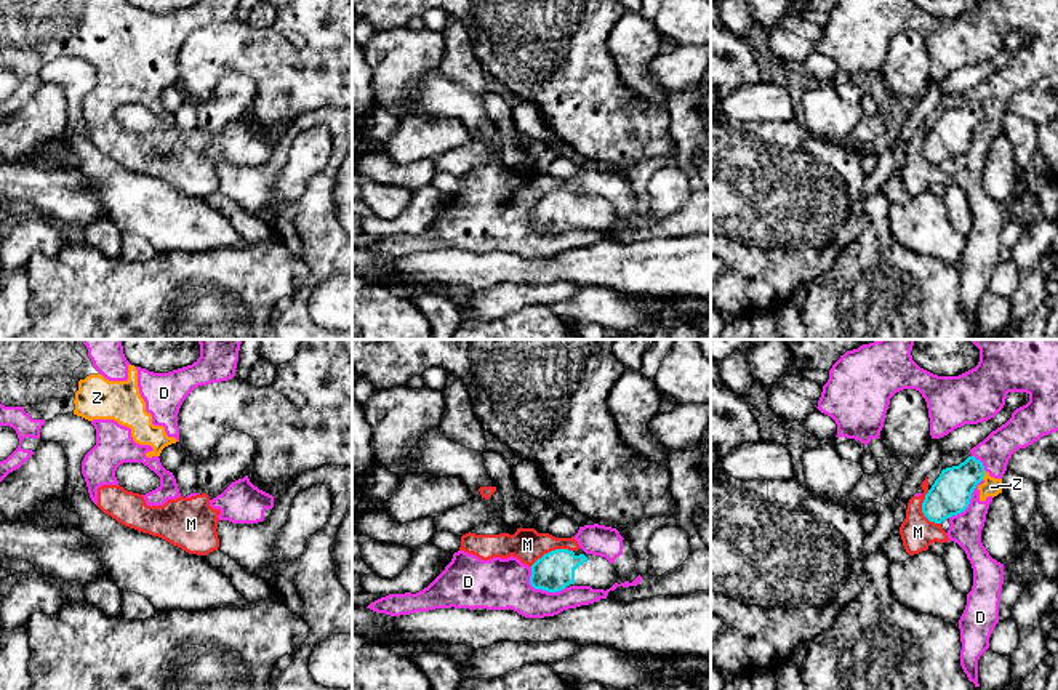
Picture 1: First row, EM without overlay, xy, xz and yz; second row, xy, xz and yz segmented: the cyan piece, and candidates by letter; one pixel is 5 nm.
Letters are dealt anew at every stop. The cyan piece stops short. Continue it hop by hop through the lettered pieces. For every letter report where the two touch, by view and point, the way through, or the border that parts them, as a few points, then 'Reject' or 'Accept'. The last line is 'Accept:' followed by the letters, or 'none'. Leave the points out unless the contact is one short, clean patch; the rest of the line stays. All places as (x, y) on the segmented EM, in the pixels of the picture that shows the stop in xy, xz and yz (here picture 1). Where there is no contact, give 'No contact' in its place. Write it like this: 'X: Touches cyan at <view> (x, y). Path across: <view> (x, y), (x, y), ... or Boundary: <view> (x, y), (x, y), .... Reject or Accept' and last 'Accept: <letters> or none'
D: Touches cyan at xz (540, 588). Reject
M: Touches cyan at xz (551, 551). Boundary: xz (572, 549), (551, 549), (530, 565). Reject
Z: Touches cyan at yz (983, 476). Boundary: yz (985, 471), (981, 479). Reject
Accept: none

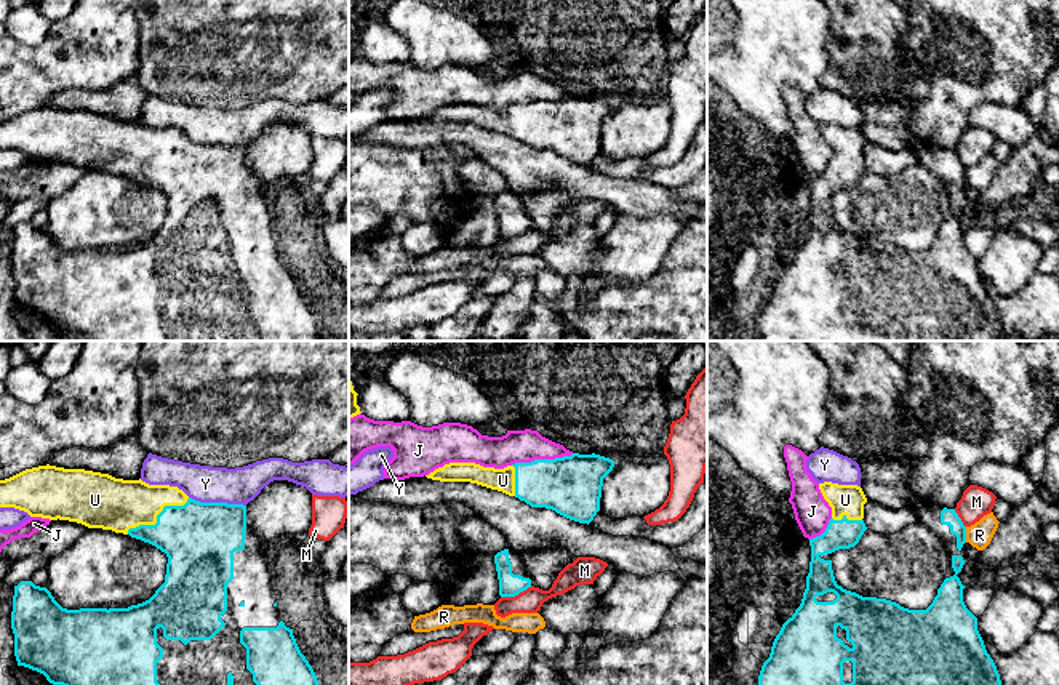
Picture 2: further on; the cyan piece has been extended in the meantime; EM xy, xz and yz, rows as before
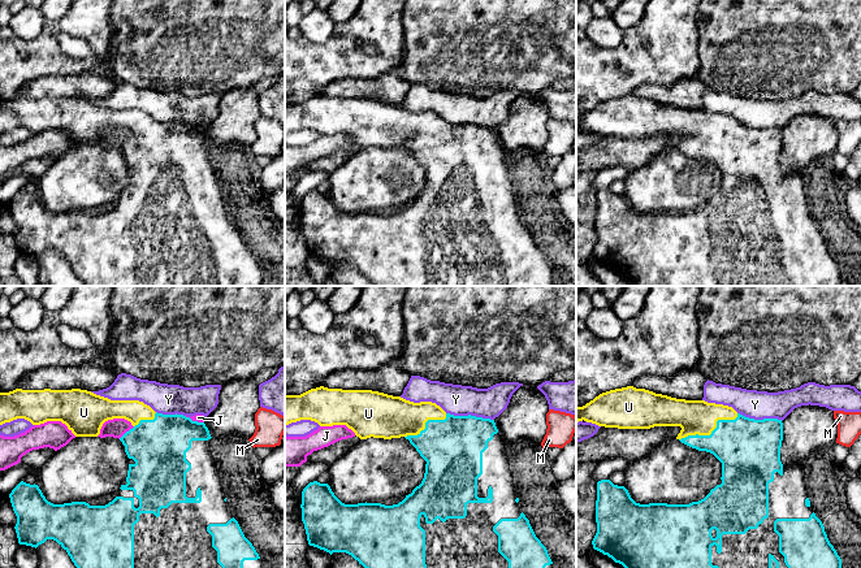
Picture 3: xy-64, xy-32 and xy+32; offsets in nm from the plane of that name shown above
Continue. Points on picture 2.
J: Touches cyan at xz (541, 460). Reject
M: Touches cyan at xz (515, 594). Boundary: xz (531, 586), (514, 596), (501, 597). Reject
R: Touches cyan at yz (965, 535). Reject
U: Touches cyan at xy (157, 517). Path across: xy (199, 538), (167, 517), (157, 517), (117, 504). Accept
Y: Touches cyan at xy (218, 503). Reject
Accept: U

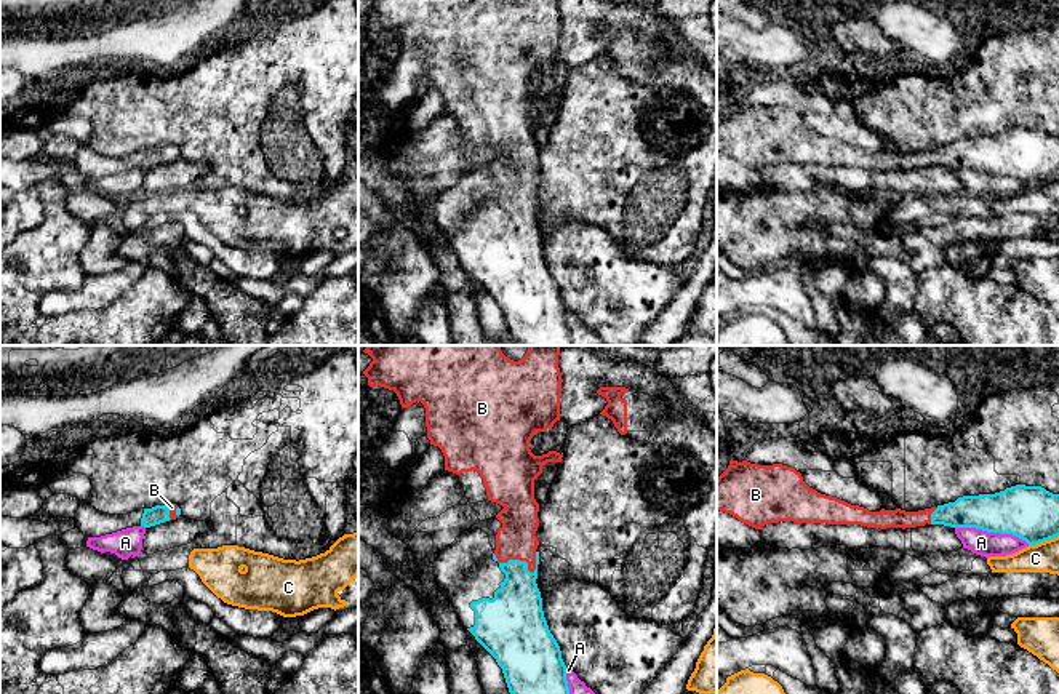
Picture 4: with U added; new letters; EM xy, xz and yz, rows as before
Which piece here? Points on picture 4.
A: Touches cyan at yz (992, 531). Reject
B: Touches cyan at xz (517, 560). Path across: xz (515, 610), (517, 560), (515, 539). Accept
C: Touches cyan at yz (1043, 541). Reject
Accept: B

